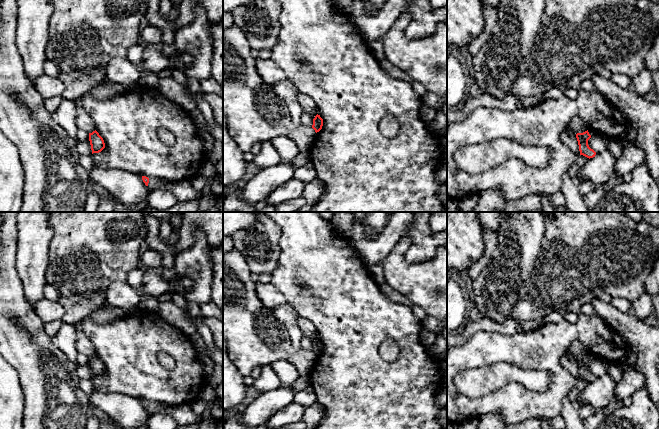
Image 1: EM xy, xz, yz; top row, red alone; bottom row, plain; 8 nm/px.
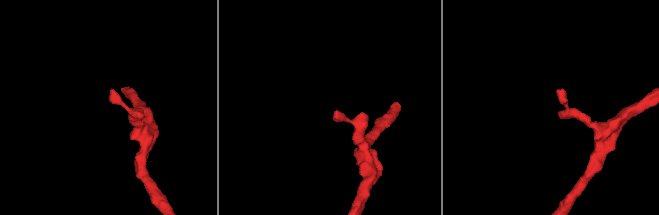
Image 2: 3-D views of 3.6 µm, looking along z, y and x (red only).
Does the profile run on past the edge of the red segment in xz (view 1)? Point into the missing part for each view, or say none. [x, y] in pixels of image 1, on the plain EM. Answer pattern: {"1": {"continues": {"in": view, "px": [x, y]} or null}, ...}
{"1": {"continues": null}}

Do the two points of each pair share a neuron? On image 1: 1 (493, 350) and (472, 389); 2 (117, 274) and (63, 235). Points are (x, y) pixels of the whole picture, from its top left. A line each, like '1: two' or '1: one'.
1: two
2: one

